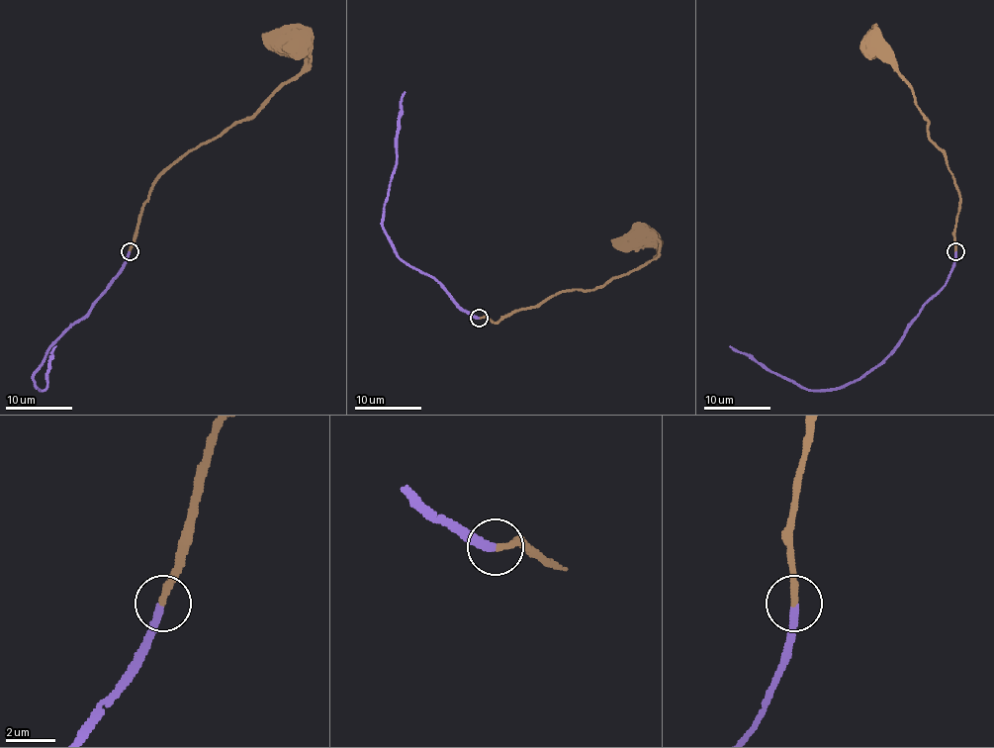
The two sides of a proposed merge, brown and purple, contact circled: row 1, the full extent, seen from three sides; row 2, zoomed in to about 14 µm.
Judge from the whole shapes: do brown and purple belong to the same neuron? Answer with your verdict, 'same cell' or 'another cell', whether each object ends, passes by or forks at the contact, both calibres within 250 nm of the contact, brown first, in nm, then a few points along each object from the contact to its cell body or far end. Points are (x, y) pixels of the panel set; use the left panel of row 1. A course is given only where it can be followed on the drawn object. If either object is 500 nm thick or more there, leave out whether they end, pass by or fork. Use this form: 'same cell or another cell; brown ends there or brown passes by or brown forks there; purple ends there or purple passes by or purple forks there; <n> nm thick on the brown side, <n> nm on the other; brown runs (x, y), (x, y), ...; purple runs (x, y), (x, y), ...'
same cell; brown ends there; purple ends there; 260 nm thick on the brown side, 260 nm on the other; brown runs (129, 251), (152, 184), (180, 157), (248, 120), (294, 78), (307, 49), (307, 45), (294, 42); purple runs (129, 251), (128, 261), (116, 279), (47, 351), (34, 379), (39, 389), (47, 386), (50, 352), (55, 346)

